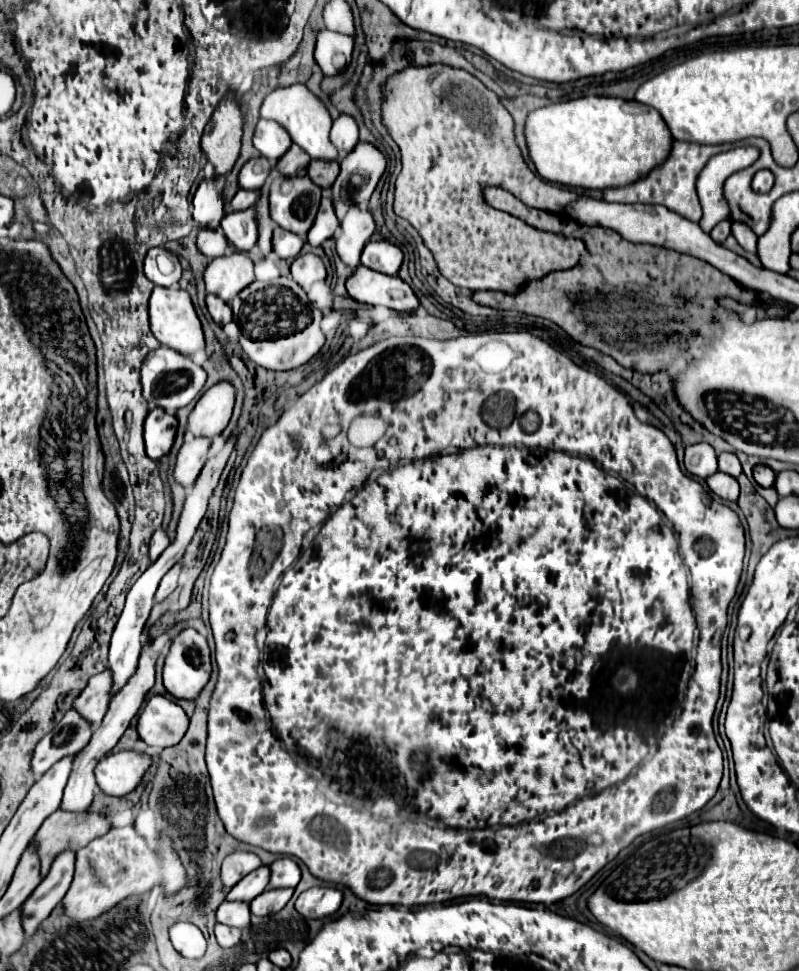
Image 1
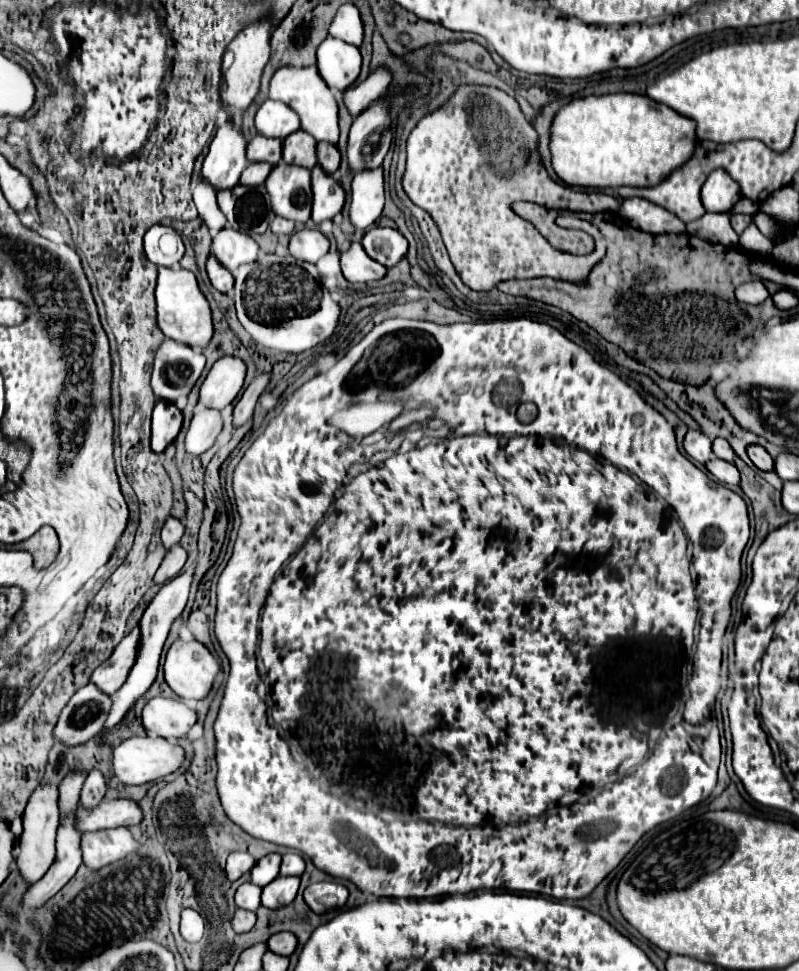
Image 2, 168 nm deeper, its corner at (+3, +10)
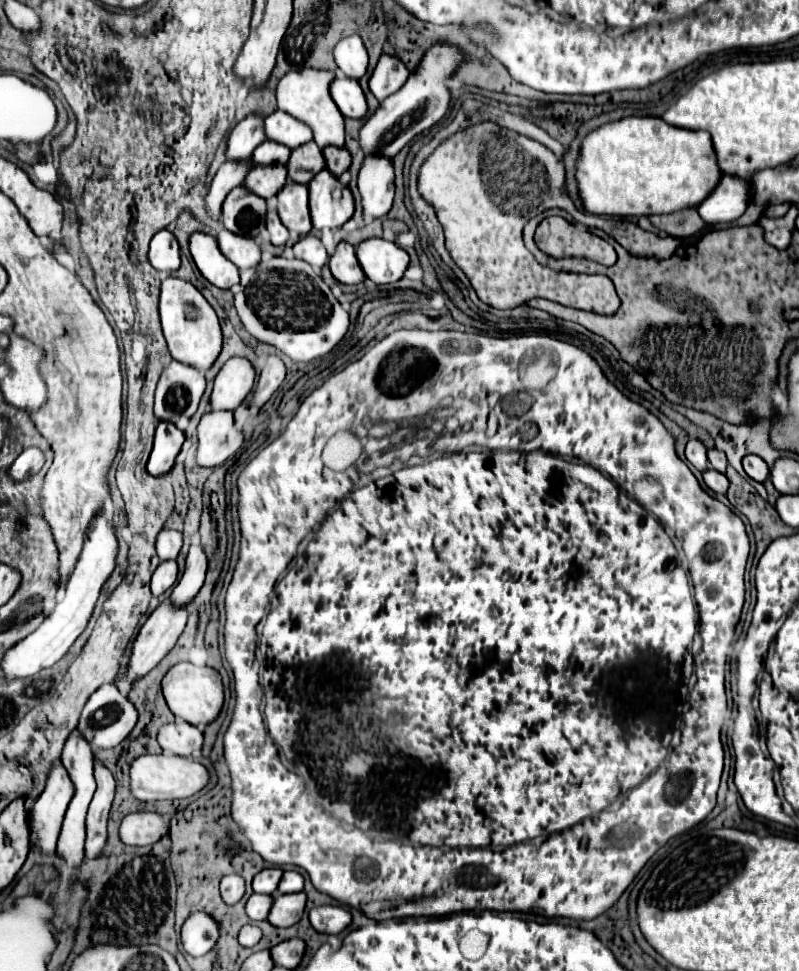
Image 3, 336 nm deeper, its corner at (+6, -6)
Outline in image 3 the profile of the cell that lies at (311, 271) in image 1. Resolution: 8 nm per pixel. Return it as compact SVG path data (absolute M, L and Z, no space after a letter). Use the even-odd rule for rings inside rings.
M304 236L300 242L294 244L294 256L300 260L306 260L314 268L322 268L328 262L328 254L320 238L316 236Z

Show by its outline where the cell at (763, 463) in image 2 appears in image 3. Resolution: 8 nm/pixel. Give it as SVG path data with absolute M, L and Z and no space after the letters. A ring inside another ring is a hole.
M746 456L744 460L742 460L742 464L744 464L744 470L746 470L746 474L750 476L750 478L754 478L756 482L764 482L766 478L768 478L768 464L760 458L760 456Z

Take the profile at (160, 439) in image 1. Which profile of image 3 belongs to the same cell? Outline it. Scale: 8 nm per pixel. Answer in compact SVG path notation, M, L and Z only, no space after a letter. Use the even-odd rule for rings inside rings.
M160 422L156 428L154 448L148 460L148 472L152 476L164 476L174 466L174 460L184 444L184 434L170 422Z

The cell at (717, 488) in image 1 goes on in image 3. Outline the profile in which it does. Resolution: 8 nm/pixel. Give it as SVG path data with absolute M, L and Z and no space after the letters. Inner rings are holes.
M712 468L704 470L704 482L710 490L714 490L718 494L726 494L726 490L728 490L728 478L724 474L712 470Z

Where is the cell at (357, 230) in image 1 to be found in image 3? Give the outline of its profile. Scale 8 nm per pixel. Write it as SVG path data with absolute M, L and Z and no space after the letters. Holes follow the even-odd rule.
M366 156L358 174L364 220L384 216L394 200L394 164L386 156Z

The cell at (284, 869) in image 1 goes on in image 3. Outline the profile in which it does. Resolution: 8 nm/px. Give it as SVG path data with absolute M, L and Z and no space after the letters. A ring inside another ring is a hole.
M290 870L290 872L284 872L280 884L278 884L278 892L280 894L294 894L294 892L302 892L304 888L304 878L300 872L296 870Z

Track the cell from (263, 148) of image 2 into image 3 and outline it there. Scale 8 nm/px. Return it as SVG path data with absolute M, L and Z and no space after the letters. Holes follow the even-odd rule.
M266 140L264 144L260 144L256 150L254 150L254 162L256 164L286 164L286 160L290 158L290 148L278 144L278 142L272 142L272 140Z

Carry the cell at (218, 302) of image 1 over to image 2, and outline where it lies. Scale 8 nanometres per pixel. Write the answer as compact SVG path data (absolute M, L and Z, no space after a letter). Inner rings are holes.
M209 256L209 260L207 260L207 274L209 274L211 286L213 286L217 292L227 294L227 292L233 288L233 276L231 276L229 270L225 270L213 256Z

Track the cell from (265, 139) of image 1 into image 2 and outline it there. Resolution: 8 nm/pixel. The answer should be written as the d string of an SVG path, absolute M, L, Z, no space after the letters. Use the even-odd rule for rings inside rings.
M265 100L263 106L257 110L255 128L261 136L285 140L289 134L299 130L299 118L287 104Z

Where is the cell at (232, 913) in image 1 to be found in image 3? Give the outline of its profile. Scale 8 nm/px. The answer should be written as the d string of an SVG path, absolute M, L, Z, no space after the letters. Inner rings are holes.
M252 894L248 898L248 904L246 904L246 914L250 916L250 920L266 920L268 918L268 912L272 908L272 902L274 902L274 896L268 896L268 894Z

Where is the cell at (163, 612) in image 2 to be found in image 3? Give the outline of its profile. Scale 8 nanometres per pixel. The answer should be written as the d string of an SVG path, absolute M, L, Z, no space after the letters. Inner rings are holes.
M192 538L190 550L186 556L184 574L178 580L178 584L174 586L172 596L170 596L172 602L178 606L192 602L204 584L204 576L206 576L206 554L204 554L204 548L198 542L198 538Z

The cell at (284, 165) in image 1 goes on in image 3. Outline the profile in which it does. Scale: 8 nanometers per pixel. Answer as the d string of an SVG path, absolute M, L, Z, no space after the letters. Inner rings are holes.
M308 142L292 150L292 156L286 166L288 166L288 176L294 182L308 184L320 170L326 168L326 162L322 150L314 142Z

